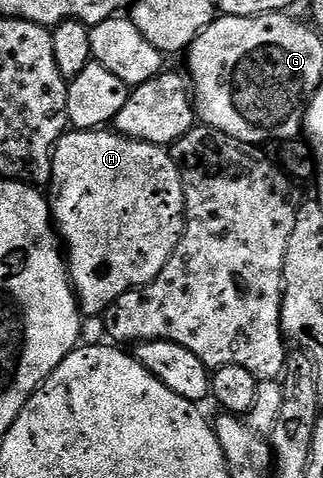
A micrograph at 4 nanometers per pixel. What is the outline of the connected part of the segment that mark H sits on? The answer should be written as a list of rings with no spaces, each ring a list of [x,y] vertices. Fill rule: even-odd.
[[[98,129],[95,131],[66,130],[56,147],[53,148],[53,178],[51,188],[51,210],[53,222],[58,236],[63,240],[64,250],[67,252],[69,275],[73,278],[73,289],[77,293],[77,301],[86,316],[104,316],[109,308],[123,293],[134,291],[136,287],[146,287],[169,264],[169,259],[176,253],[181,244],[181,237],[185,233],[185,186],[181,180],[181,171],[177,162],[166,148],[157,147],[153,143],[144,143],[129,139],[126,135],[119,135],[112,129]]]

